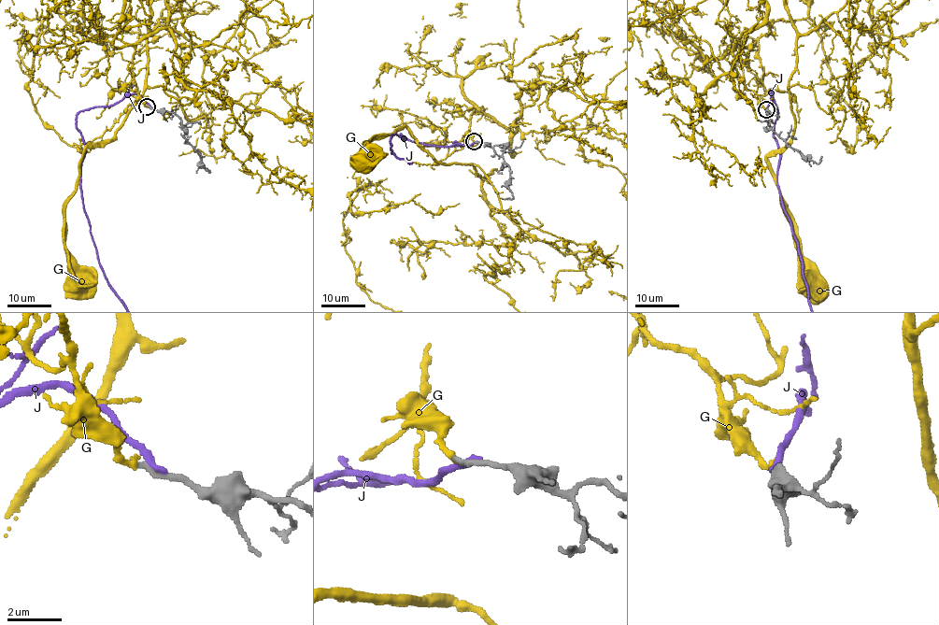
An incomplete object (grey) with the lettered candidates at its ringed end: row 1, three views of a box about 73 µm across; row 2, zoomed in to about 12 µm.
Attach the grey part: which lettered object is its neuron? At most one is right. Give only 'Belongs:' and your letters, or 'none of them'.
Belongs: G

